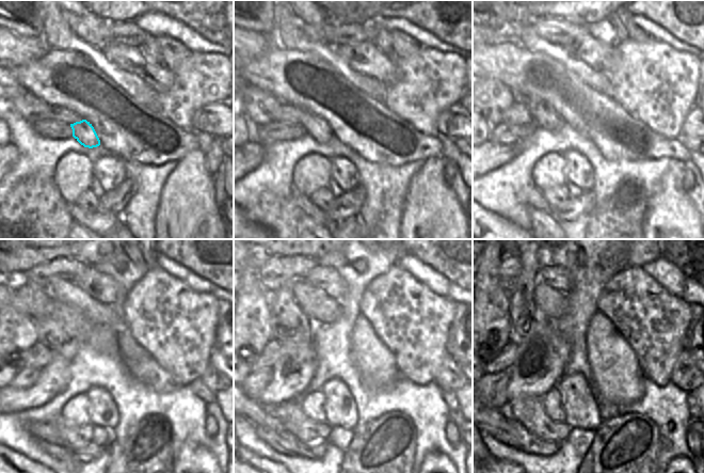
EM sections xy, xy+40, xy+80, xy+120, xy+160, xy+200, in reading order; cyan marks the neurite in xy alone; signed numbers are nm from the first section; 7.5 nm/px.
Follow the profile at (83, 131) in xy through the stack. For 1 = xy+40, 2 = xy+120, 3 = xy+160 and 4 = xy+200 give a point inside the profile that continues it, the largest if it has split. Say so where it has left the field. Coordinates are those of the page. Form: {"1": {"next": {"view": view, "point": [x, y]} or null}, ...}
{"1": {"next": {"view": "xy+40", "point": [317, 127]}}, "2": {"next": {"view": "xy+120", "point": [48, 331]}}, "3": {"next": {"view": "xy+160", "point": [290, 324]}}, "4": {"next": {"view": "xy+200", "point": [525, 316]}}}

